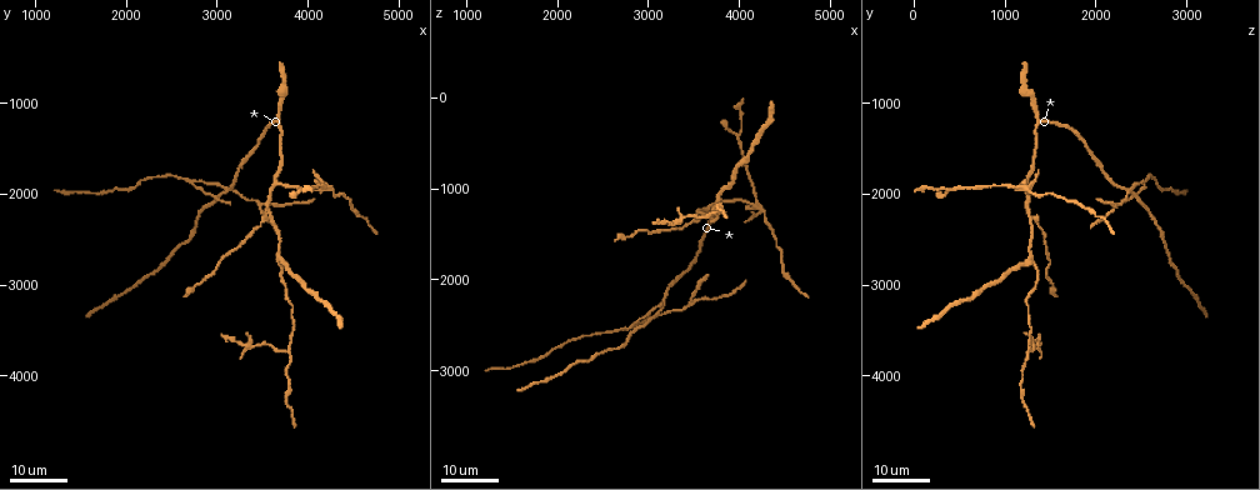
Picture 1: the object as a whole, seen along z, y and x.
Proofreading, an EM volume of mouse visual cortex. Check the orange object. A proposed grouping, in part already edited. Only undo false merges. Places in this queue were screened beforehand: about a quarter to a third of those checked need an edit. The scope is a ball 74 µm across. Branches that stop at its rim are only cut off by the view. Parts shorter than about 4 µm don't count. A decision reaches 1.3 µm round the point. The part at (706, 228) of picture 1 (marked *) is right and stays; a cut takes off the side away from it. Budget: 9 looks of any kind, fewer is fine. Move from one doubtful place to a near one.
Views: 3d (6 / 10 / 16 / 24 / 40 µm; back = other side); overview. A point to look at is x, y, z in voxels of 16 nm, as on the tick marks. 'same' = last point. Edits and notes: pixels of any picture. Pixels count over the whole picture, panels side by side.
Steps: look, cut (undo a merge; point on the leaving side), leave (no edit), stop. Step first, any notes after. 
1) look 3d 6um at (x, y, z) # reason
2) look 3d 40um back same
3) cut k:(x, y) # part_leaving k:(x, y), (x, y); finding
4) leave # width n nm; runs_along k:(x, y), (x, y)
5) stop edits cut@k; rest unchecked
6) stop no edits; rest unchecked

look 3d 16um at (3650, 1900, 1200) # three arms meet

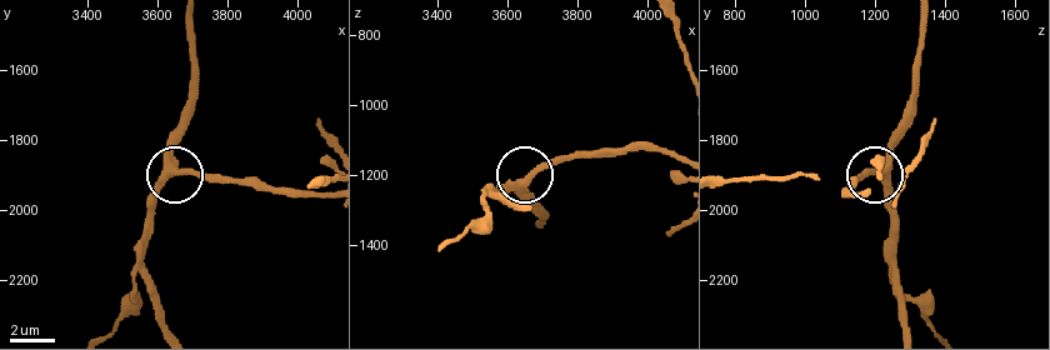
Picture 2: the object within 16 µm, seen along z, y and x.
look 3d 10um at (3660, 1880, 1220) # zoom in

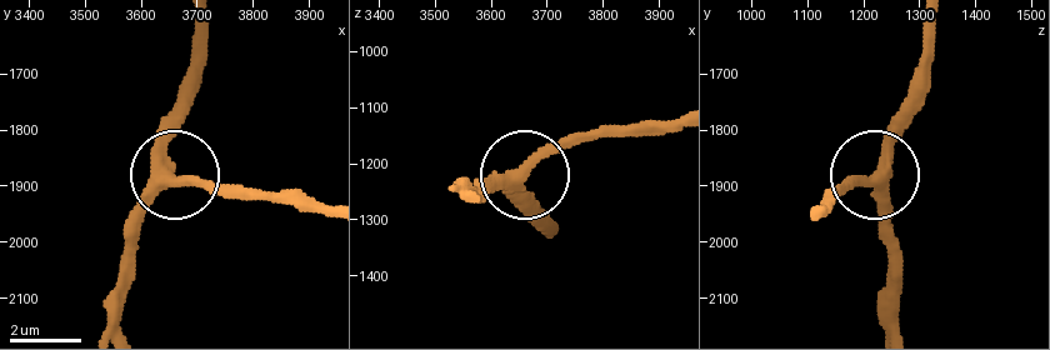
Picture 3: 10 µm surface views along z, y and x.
leave # side_arm 33 um; runs_along 3:(199, 21), (190, 101), (164, 155), (181, 176), (250, 191); continuous, no second neuron

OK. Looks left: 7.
look 3d 16um at (2750, 1850, 2550)

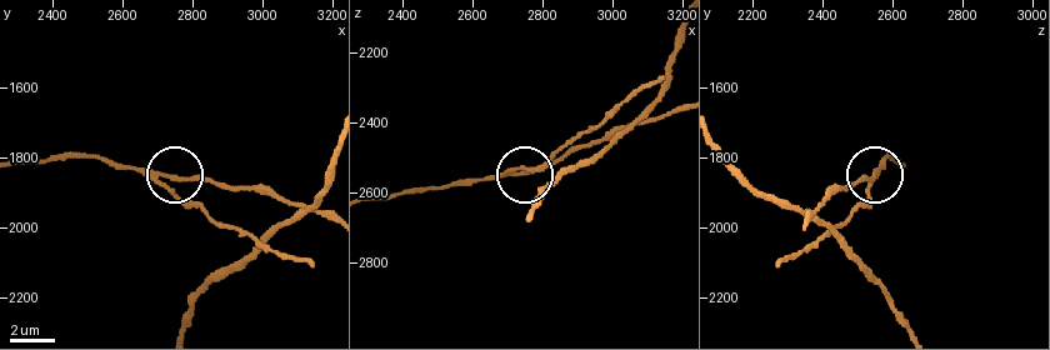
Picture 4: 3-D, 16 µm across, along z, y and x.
look 3d 6um at (2730, 1890, 2540)

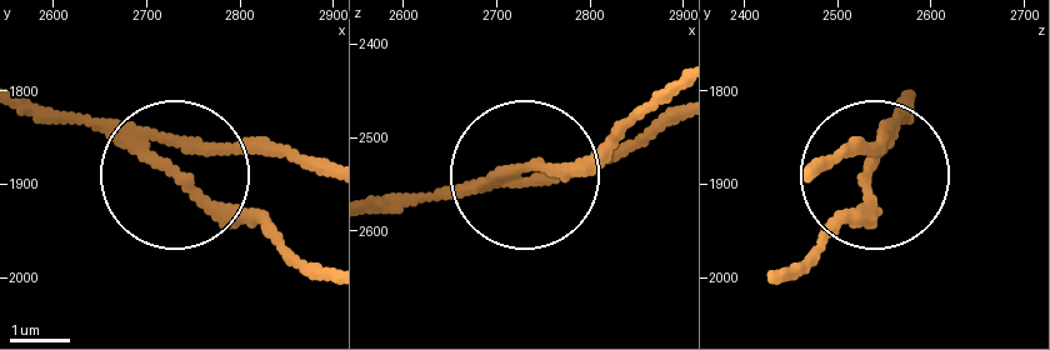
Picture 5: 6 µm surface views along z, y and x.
cut 5:(199, 196) # side_arm 9 um; arms 3; a second neuron is stuck on

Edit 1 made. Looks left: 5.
look 3d 16um at (3100, 2000, 2400) # four-way junction

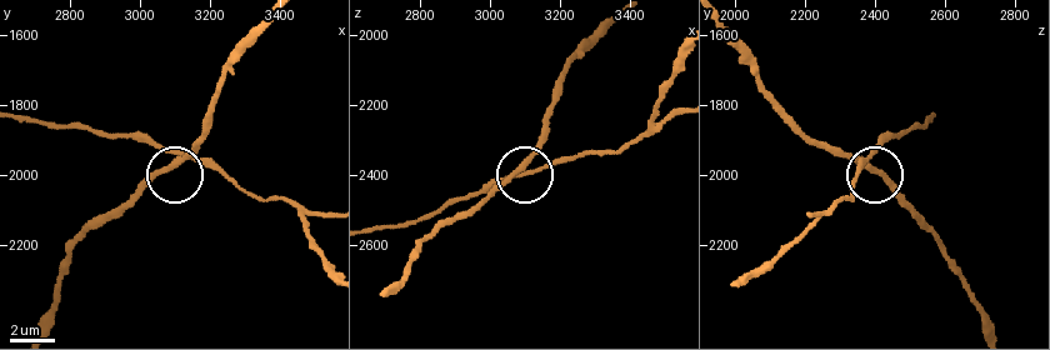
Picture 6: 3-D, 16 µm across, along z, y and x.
look 3d 6um at (3100, 1970, 2380)

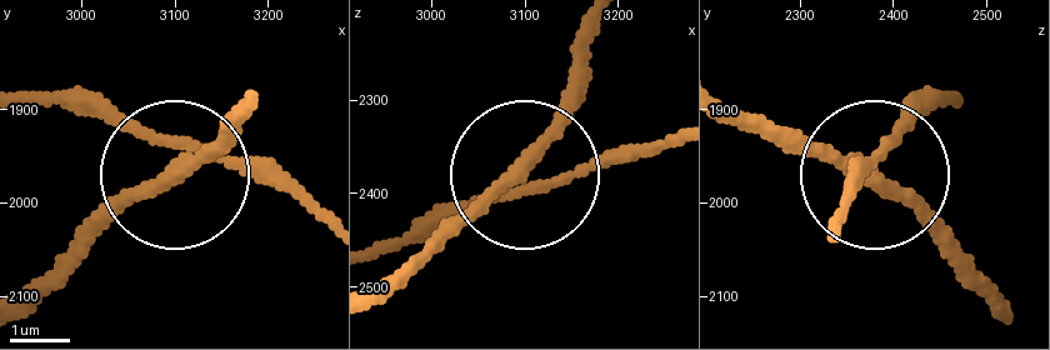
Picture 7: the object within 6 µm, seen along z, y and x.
leave # runs_along 7:(250, 99), (176, 169), (86, 94); continuous, no second neuron

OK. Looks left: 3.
look 3d 16um at (3500, 2150, 2250)

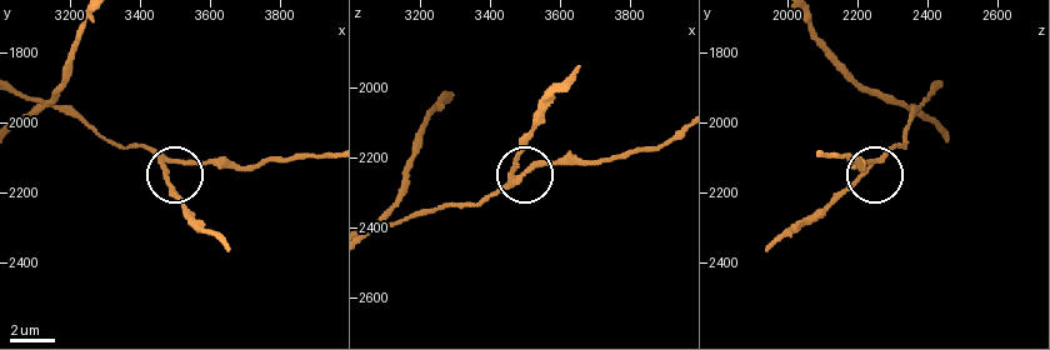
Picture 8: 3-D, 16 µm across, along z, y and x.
look 3d 6um at (3500, 2120, 2240)

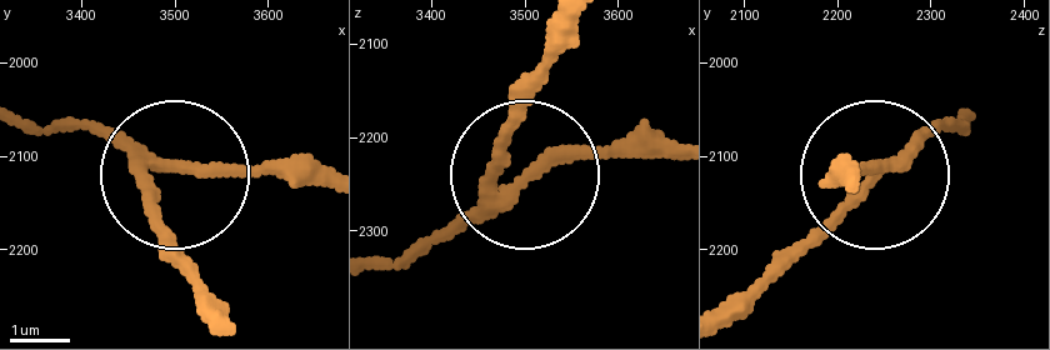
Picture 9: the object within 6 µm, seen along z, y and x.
cut 9:(153, 221) # part_leaving 9:(491, 191), (511, 93), (555, 33); a second neuron is stuck on

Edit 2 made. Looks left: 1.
stop edits cut@5, cut@9; rest unchecked

